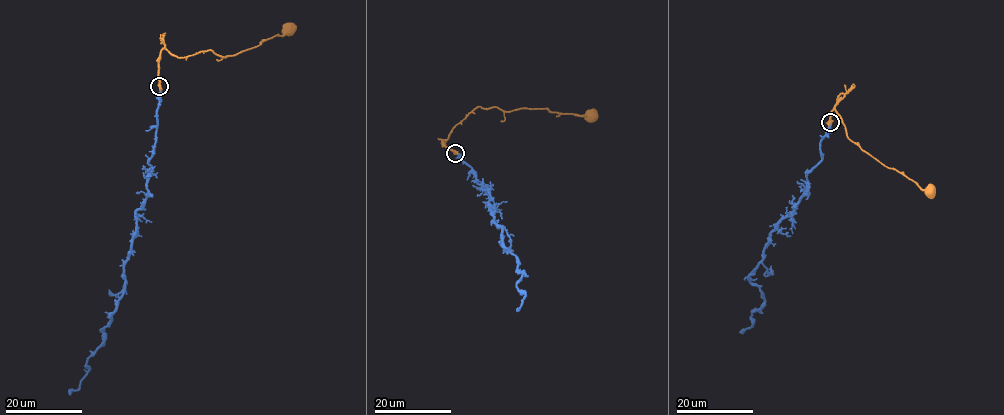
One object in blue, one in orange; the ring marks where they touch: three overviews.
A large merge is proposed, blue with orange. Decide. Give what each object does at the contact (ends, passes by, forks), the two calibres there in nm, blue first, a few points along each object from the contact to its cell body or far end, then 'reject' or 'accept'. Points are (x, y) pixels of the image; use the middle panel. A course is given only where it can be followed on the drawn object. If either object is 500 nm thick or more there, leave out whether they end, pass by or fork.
blue ends there; orange passes by; 260 nm thick on the blue side, 360 nm on the other; blue runs (455, 152), (488, 188), (504, 247), (516, 256), (523, 274), (516, 285), (526, 294), (518, 309); orange runs (455, 152), (441, 142), (476, 108), (496, 107), (507, 112), (546, 108), (583, 115), (596, 112); accept

